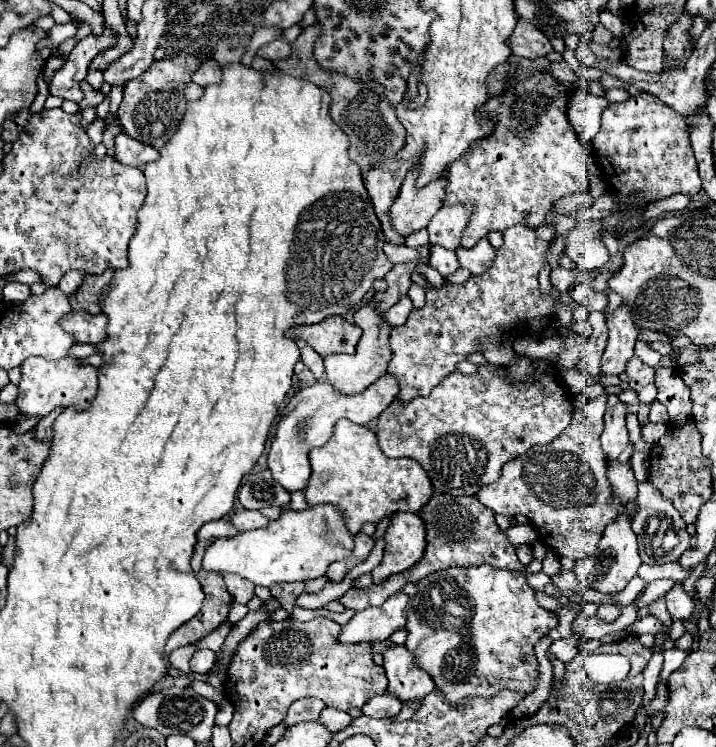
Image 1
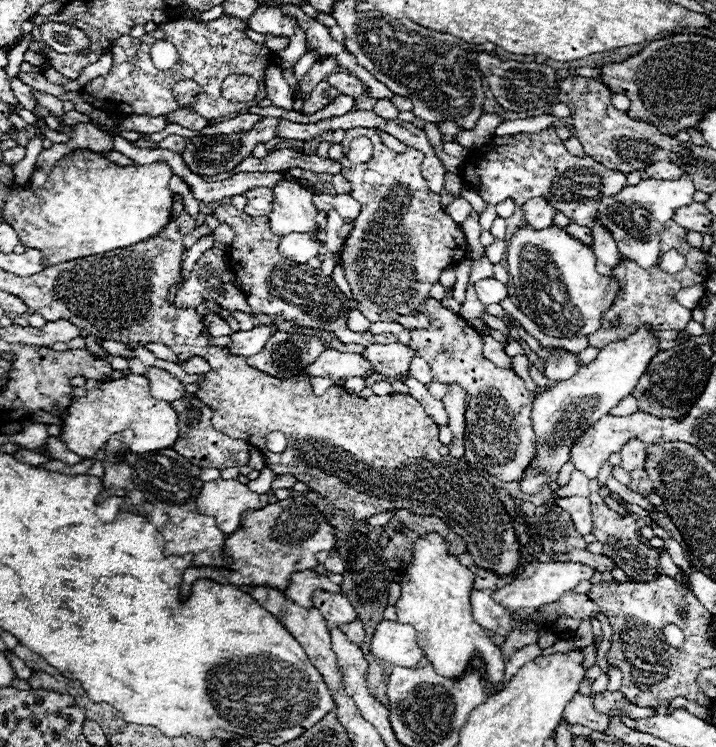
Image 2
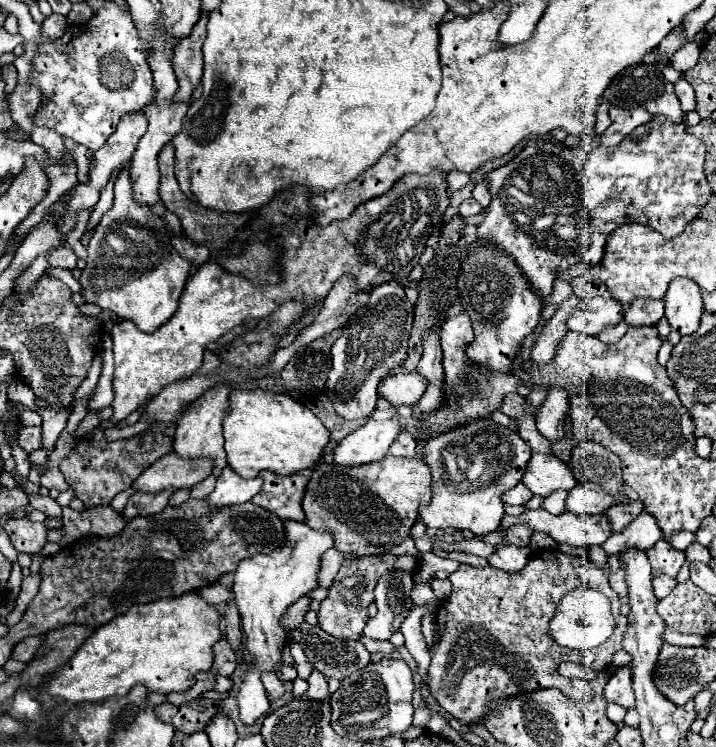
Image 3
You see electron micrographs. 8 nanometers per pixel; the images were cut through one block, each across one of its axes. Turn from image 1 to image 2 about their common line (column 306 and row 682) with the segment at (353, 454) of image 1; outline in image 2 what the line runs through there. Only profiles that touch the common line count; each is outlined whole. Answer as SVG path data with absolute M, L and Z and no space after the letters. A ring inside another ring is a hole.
M428 534L424 538L420 538L416 542L416 546L414 546L412 562L410 562L406 574L402 576L402 596L396 602L398 622L410 624L410 626L416 628L416 632L418 632L418 646L424 650L424 656L428 658L428 662L434 666L434 670L440 676L454 678L454 680L460 678L466 672L466 668L470 666L472 656L478 654L482 658L484 670L486 670L484 672L486 688L492 688L492 686L496 686L496 684L500 684L504 680L504 658L502 658L500 648L490 642L486 632L472 618L472 610L470 610L472 584L474 584L474 574L468 568L464 568L462 564L458 564L456 556L448 556L444 538L440 538L438 534Z

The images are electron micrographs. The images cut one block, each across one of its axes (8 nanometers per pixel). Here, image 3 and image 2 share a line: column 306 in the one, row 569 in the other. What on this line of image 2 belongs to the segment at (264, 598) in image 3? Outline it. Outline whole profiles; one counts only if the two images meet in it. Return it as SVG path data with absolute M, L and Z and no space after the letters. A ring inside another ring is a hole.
M536 558L524 568L524 572L520 576L516 576L516 580L512 580L510 584L506 584L504 588L496 590L492 594L492 598L502 604L504 608L510 610L518 610L518 608L538 608L542 604L550 604L556 602L564 592L574 590L582 580L590 580L594 574L594 570L590 566L584 564L576 564L576 562L538 562Z

